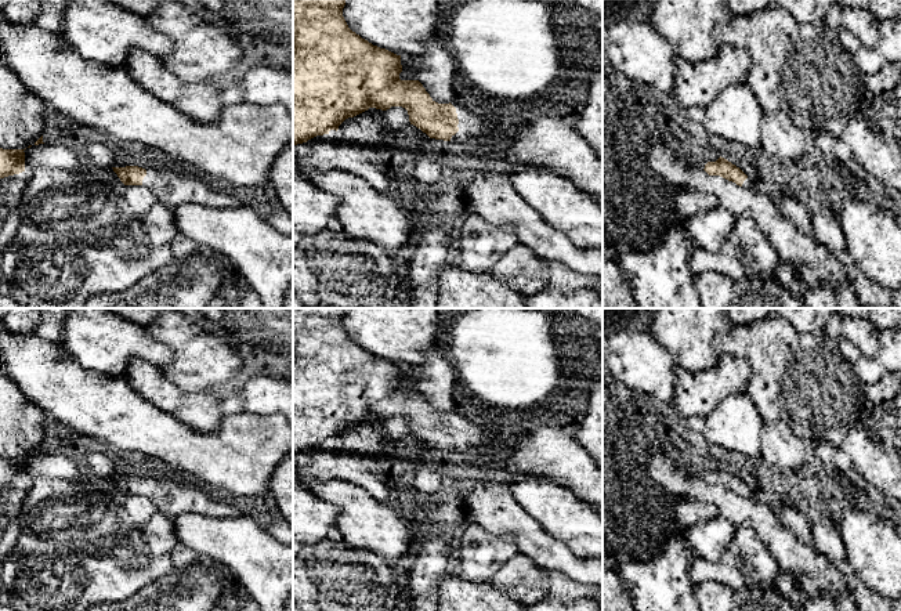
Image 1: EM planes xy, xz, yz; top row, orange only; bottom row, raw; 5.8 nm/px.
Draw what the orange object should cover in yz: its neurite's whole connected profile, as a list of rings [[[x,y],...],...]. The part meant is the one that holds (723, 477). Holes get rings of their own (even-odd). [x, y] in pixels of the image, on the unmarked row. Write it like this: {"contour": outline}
{"contour": [[[719,467],[716,471],[708,471],[703,478],[709,485],[720,485],[728,491],[735,492],[739,496],[752,499],[753,494],[748,485],[735,474],[724,467]]]}

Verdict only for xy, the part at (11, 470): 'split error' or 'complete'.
complete

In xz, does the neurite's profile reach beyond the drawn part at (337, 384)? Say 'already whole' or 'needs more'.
needs more

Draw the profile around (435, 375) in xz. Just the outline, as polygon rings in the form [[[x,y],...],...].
[[[435,350],[424,352],[423,361],[413,366],[417,376],[417,390],[423,394],[433,411],[449,413],[453,411],[452,387],[455,370],[448,359]]]

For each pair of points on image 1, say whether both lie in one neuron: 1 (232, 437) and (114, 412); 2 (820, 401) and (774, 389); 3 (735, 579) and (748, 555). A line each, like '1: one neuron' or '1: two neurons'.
1: one neuron
2: one neuron
3: one neuron

